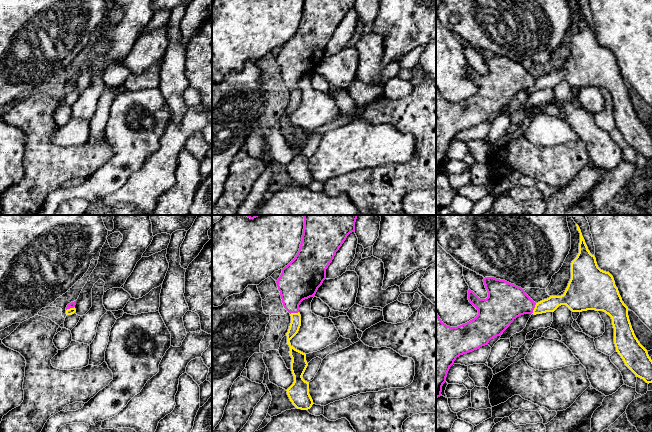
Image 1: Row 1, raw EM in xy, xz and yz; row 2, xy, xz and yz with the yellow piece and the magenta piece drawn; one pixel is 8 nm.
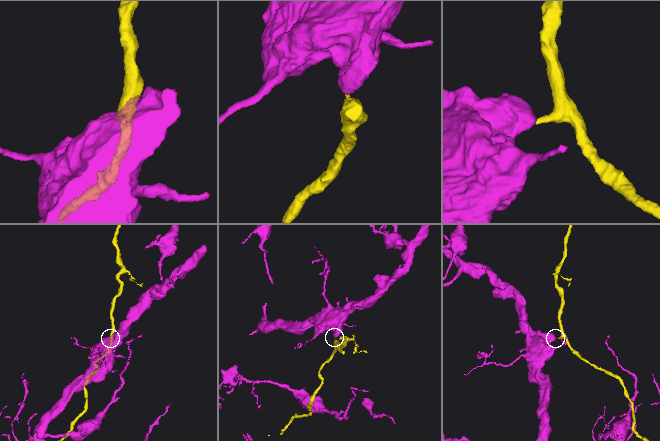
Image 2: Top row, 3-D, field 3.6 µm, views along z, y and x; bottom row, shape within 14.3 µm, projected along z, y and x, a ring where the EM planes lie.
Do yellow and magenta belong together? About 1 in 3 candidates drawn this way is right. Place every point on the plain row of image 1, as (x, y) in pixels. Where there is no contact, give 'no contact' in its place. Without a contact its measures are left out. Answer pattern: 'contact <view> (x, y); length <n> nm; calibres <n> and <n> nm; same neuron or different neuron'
contact yz (534, 84); length 100 nm; calibres 120 and 300 nm; different neuron

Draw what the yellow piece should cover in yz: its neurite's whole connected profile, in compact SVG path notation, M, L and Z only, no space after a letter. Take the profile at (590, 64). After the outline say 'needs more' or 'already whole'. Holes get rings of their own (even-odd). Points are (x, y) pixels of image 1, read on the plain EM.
M577 0L576 2L580 9L579 29L571 39L571 55L568 62L563 71L550 72L536 79L532 90L554 88L561 81L566 81L572 88L587 86L605 88L612 95L616 128L636 153L643 155L648 160L652 159L652 136L647 126L640 120L634 110L628 92L628 83L622 77L614 54L609 48L603 47L598 43L596 34L588 26L579 2Z | already whole

